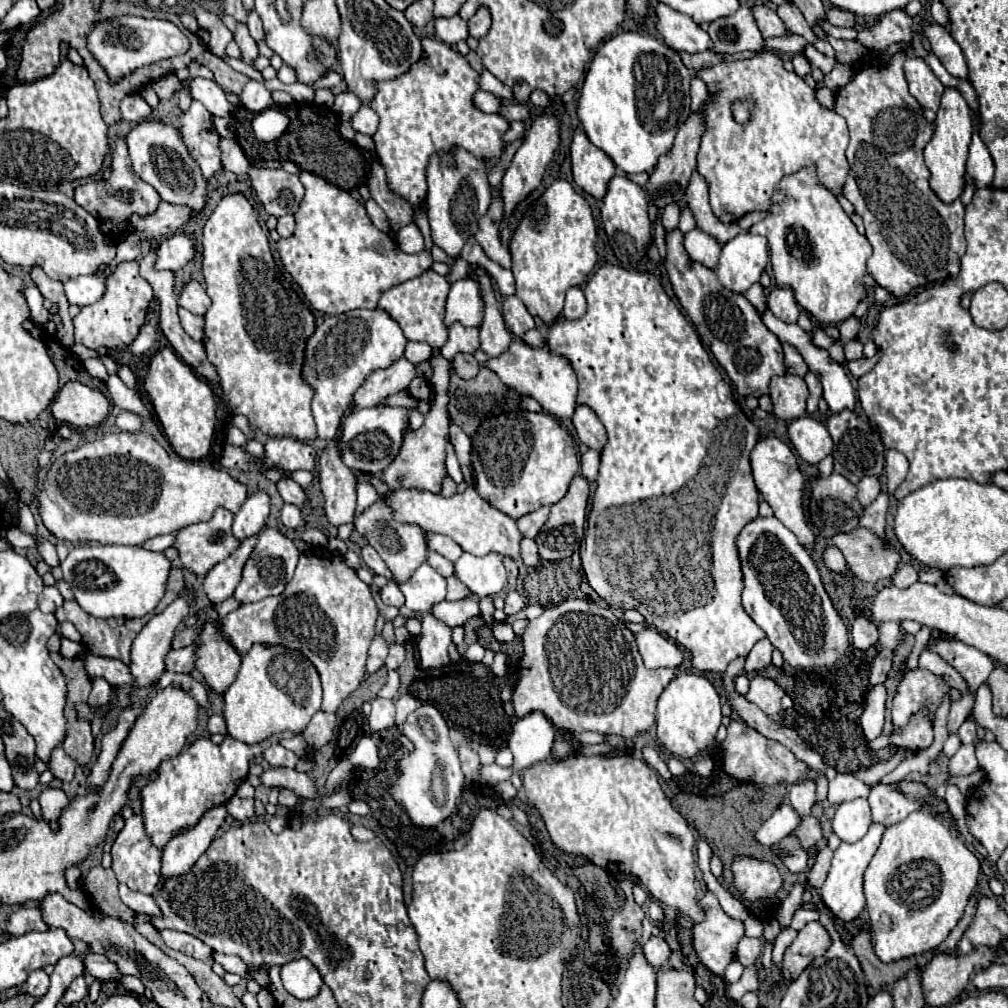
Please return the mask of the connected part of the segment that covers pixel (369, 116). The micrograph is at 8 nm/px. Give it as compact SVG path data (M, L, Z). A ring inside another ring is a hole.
M362 105L360 107L360 111L352 117L352 127L354 127L354 131L360 131L360 133L364 133L364 135L374 135L376 133L376 129L378 129L378 123L380 123L380 119L378 119L378 115L376 115L376 111L374 109L370 109L370 107L366 107L366 105Z

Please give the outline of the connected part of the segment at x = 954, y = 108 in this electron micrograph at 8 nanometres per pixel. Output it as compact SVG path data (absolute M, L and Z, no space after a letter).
M946 89L942 95L940 109L936 111L936 123L934 123L934 135L924 147L924 163L930 171L930 187L932 191L944 201L954 203L960 199L964 191L964 175L966 175L966 159L968 159L968 147L972 137L972 115L970 107L956 89Z

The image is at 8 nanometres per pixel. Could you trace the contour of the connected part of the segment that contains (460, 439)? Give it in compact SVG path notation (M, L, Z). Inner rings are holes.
M450 425L450 441L456 449L458 461L462 465L462 473L464 473L464 481L468 485L474 485L474 467L472 467L472 441L470 437L458 427L458 425Z

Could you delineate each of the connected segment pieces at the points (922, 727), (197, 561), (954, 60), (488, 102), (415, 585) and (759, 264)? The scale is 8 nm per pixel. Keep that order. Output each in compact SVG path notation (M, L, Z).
M922 709L914 713L908 723L900 729L892 729L890 735L882 733L878 739L874 739L872 749L882 749L886 745L898 745L906 749L928 749L932 745L932 723L928 717L928 711Z
M218 509L210 521L188 525L188 527L180 529L176 535L176 541L174 541L174 549L178 549L182 567L192 571L194 575L206 575L216 563L224 561L240 545L238 539L234 539L234 535L232 535L232 519L234 519L234 515L230 511Z
M932 23L932 25L926 27L924 35L930 39L932 51L940 59L940 63L946 67L946 71L952 77L966 79L968 77L968 67L966 67L964 53L960 49L960 45L950 37L950 33L942 25Z
M476 91L472 95L472 103L484 113L496 113L500 109L500 99L496 95L490 95L488 91Z
M424 563L408 583L400 583L406 595L406 607L414 611L430 611L430 607L446 597L446 579Z
M742 233L722 247L716 275L722 287L732 293L746 293L760 281L768 265L768 241L762 235Z

